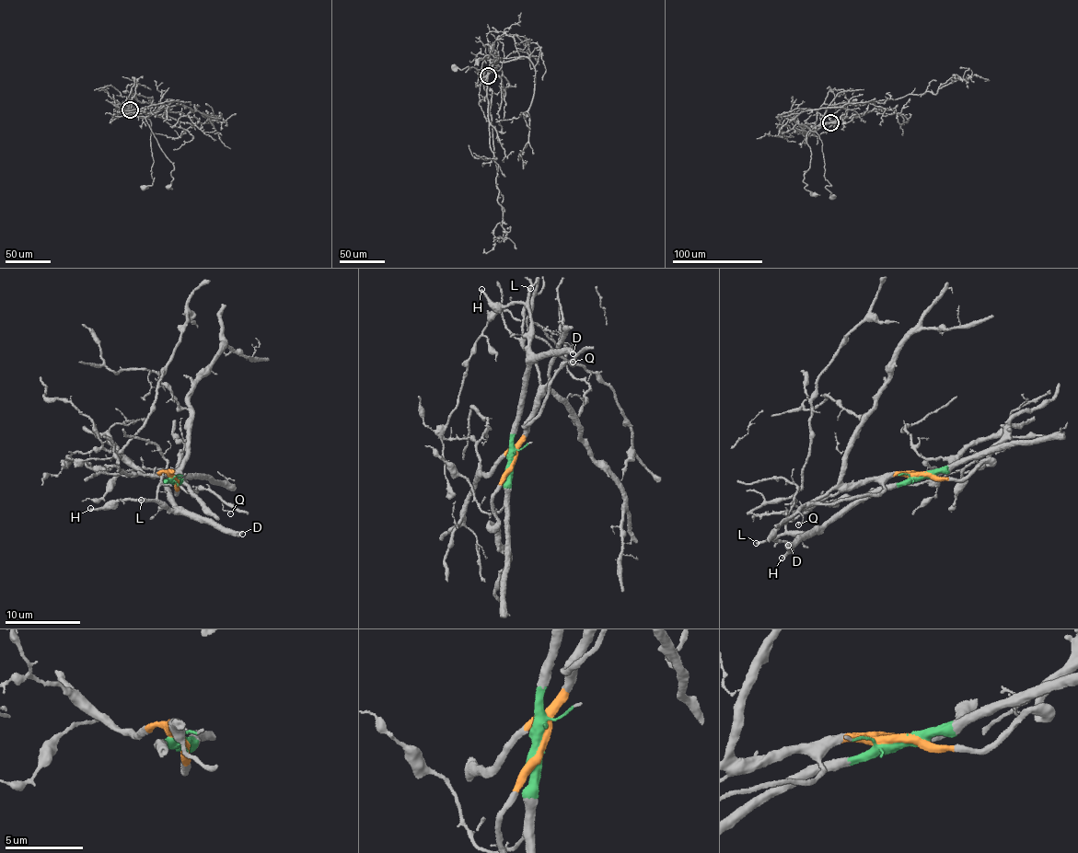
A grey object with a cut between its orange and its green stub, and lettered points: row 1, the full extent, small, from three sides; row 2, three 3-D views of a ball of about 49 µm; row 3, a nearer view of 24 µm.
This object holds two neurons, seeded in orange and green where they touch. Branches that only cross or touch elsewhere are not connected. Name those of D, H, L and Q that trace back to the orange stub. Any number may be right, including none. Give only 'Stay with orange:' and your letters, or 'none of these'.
Stay with orange: Q

